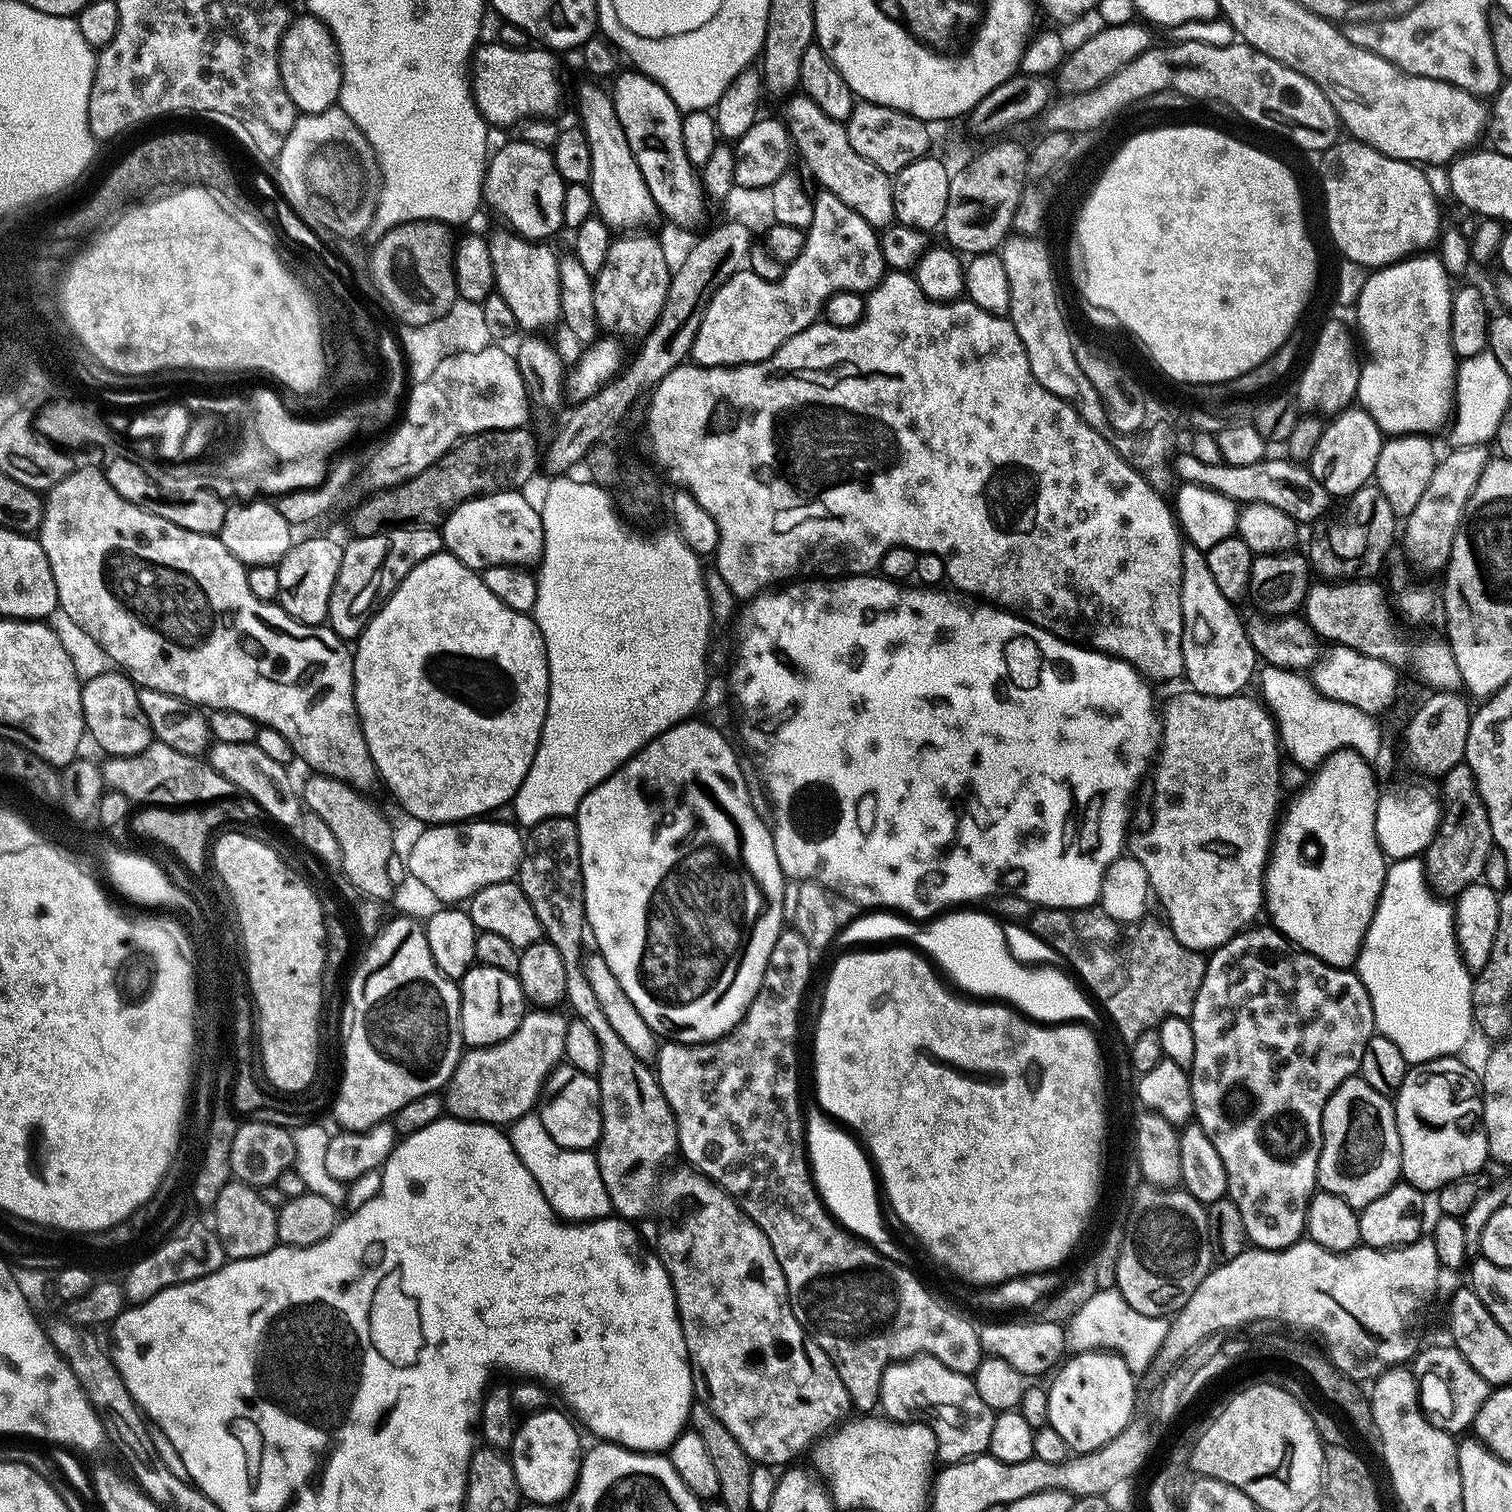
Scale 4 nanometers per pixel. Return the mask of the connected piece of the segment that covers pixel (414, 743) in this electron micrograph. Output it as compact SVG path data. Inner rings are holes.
M441 550L438 554L434 554L430 558L426 558L422 562L418 562L418 566L414 566L414 570L410 570L410 574L406 574L406 578L400 585L392 591L392 597L377 610L372 621L364 627L364 633L355 641L354 655L352 658L352 681L356 689L352 697L356 699L356 713L360 719L362 726L362 734L366 738L366 746L370 746L370 758L374 758L374 766L376 767L376 775L386 787L392 791L392 796L413 816L416 820L425 820L425 825L433 824L459 824L462 820L474 820L477 818L487 817L495 808L507 805L516 796L518 786L522 786L522 778L526 778L526 770L530 770L530 766L534 762L534 754L538 750L538 742L542 738L542 726L546 722L546 710L548 709L548 659L546 658L546 646L542 634L538 630L535 619L527 612L515 612L510 610L510 606L506 606L506 602L498 602L498 598L494 598L494 594L490 594L490 590L486 587L483 575L475 568L468 568L462 562L458 562L458 558L454 558L447 550Z

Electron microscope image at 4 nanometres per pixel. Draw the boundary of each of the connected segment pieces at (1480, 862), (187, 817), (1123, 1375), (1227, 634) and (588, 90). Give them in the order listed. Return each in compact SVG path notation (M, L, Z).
M1463 762L1454 766L1444 773L1442 783L1443 816L1436 837L1426 851L1425 871L1433 889L1446 898L1452 898L1483 877L1486 858L1494 845L1490 818L1478 794L1478 786L1470 766Z
M225 798L215 802L205 803L203 806L144 806L140 813L133 815L130 825L144 840L153 840L161 844L168 852L173 852L181 860L188 872L201 867L204 847L211 845L213 840L208 834L209 828L219 828L231 825L232 820L244 820L248 812L244 808L235 808L231 799Z
M1113 1351L1078 1352L1068 1357L1068 1361L1065 1359L1059 1365L1052 1385L1046 1388L1048 1427L1066 1438L1073 1453L1092 1452L1114 1439L1133 1421L1138 1380L1123 1358Z
M1185 546L1182 550L1182 622L1184 629L1182 630L1182 662L1184 663L1183 679L1188 680L1187 687L1193 692L1202 694L1203 696L1238 696L1245 691L1244 688L1248 683L1253 683L1254 677L1258 672L1258 657L1254 646L1250 642L1250 638L1244 629L1244 616L1236 613L1237 605L1226 598L1226 594L1222 594L1222 590L1214 583L1214 574L1210 574L1210 566L1206 566L1206 558L1204 553L1198 548Z
M599 83L580 84L576 88L576 112L580 115L579 127L586 134L586 142L590 142L590 178L587 183L592 192L595 215L605 220L613 230L634 230L639 226L648 226L652 219L657 219L658 209L646 182L642 178L642 170L638 170L638 162L634 162L634 154L630 150L630 142L626 142L626 130L622 130L622 122L618 122L618 114L614 110L614 102L607 91L599 88Z

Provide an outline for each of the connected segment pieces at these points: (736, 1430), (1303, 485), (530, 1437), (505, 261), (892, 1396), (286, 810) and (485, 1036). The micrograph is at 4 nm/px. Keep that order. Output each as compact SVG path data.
M695 1170L687 1171L676 1172L669 1180L667 1177L659 1189L660 1237L654 1248L674 1290L693 1366L693 1389L697 1393L708 1391L702 1403L738 1438L738 1446L746 1450L753 1465L791 1465L795 1461L792 1459L806 1451L808 1444L819 1441L849 1419L852 1399L830 1358L806 1339L803 1326L794 1318L786 1278L782 1266L778 1266L778 1258L774 1258L770 1238L713 1180Z
M1184 450L1177 460L1175 457L1174 472L1183 483L1214 490L1236 501L1237 505L1266 502L1266 506L1274 506L1277 510L1282 510L1282 514L1290 514L1290 518L1297 522L1316 520L1327 510L1330 503L1329 494L1322 486L1322 482L1318 482L1305 465L1303 468L1302 465L1295 464L1300 462L1292 460L1265 458L1250 466L1234 466L1225 463L1211 465L1196 458L1191 451Z
M552 1411L525 1415L512 1439L510 1459L520 1494L525 1501L533 1504L559 1505L567 1501L580 1477L582 1447L580 1436L576 1433L577 1425L571 1419L568 1421L562 1413Z
M503 230L488 240L490 262L494 262L495 291L500 292L514 313L517 325L528 334L540 334L543 328L560 320L560 261L547 243L526 240Z
M912 1356L889 1364L880 1378L878 1408L889 1421L925 1424L936 1439L936 1460L944 1466L985 1455L996 1417L979 1398L971 1375L950 1370L933 1356Z
M242 742L213 743L206 752L206 762L226 782L232 784L237 793L245 792L250 799L256 800L256 804L272 820L277 820L284 828L299 829L305 815L306 809L302 803L301 793L292 785L288 777L289 769L283 764L274 762L264 753L258 750L256 744L243 744Z
M476 964L461 980L460 989L460 1029L465 1045L469 1049L489 1048L491 1044L501 1044L522 1022L526 1011L524 991L520 981L506 970L494 970L494 966Z

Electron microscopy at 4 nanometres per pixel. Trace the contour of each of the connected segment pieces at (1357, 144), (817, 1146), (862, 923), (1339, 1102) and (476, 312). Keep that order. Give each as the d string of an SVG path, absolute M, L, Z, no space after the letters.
M1351 138L1341 139L1322 152L1324 158L1324 212L1328 215L1328 232L1332 235L1332 240L1336 243L1336 248L1341 252L1344 260L1352 260L1356 264L1362 265L1365 270L1379 270L1388 267L1389 264L1397 264L1400 260L1407 260L1408 257L1423 253L1425 250L1437 243L1438 237L1442 231L1440 224L1440 204L1436 201L1436 196L1432 193L1432 184L1428 181L1428 176L1421 165L1411 160L1399 160L1390 158L1378 150L1374 150L1368 144L1361 140Z
M815 1101L805 1103L805 1147L808 1149L809 1167L817 1192L825 1207L841 1227L857 1239L871 1244L887 1260L909 1265L909 1254L902 1250L888 1232L880 1210L880 1194L876 1174L859 1141L845 1129L830 1123L829 1117Z
M868 910L857 920L856 917L849 919L841 928L838 940L848 944L844 946L872 946L875 940L907 942L923 953L957 989L965 988L960 990L973 997L1007 1002L1017 1012L1037 1022L1051 1025L1079 1022L1092 1026L1096 1012L1098 1016L1097 1005L1063 967L1029 966L1016 961L1004 937L1005 925L995 915L972 911L976 910L948 910L921 926L892 910Z
M1360 1075L1343 1080L1326 1102L1322 1134L1324 1141L1320 1147L1316 1183L1352 1208L1370 1206L1374 1198L1382 1198L1382 1194L1401 1179L1400 1139L1393 1101L1378 1094Z
M457 297L442 318L428 322L426 326L412 327L403 324L398 330L396 336L405 355L409 375L414 382L426 382L427 378L434 374L439 362L446 357L456 356L458 353L477 353L492 344L482 305L460 297Z

